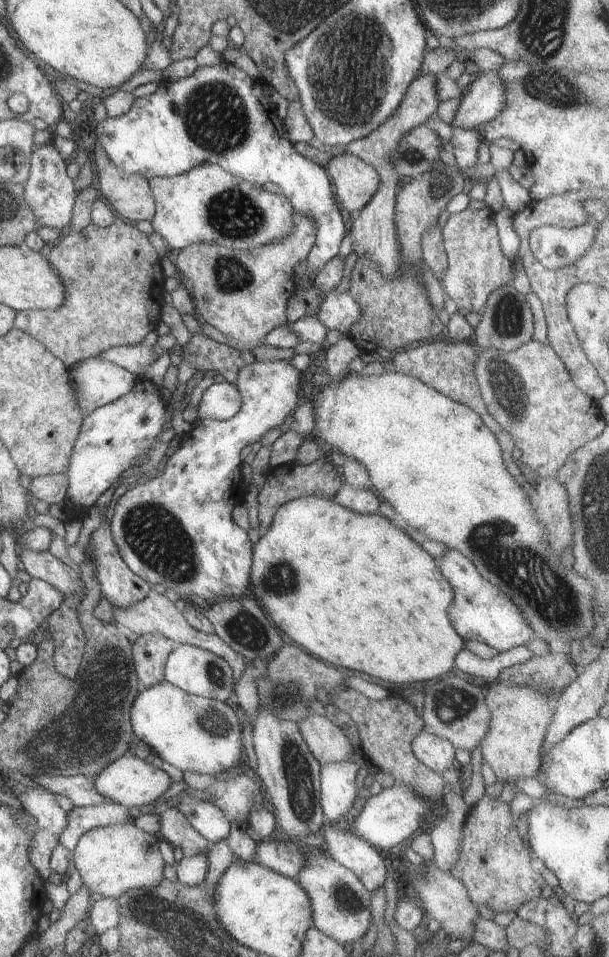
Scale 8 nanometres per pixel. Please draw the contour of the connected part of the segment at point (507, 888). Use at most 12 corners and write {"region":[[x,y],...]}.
{"region":[[509,802],[468,813],[450,874],[477,907],[517,911],[545,880]]}

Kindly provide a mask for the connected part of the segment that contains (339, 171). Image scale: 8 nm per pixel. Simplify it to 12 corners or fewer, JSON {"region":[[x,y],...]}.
{"region":[[352,153],[325,170],[340,208],[358,214],[380,184],[376,170]]}

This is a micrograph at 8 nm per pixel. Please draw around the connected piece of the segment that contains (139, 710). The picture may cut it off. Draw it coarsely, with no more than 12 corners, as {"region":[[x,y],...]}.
{"region":[[168,681],[140,689],[132,730],[178,770],[245,758],[231,702]]}

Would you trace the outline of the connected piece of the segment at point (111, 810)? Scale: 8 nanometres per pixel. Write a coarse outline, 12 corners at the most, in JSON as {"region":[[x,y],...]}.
{"region":[[118,803],[75,806],[58,843],[69,850],[90,829],[132,825],[128,807]]}

